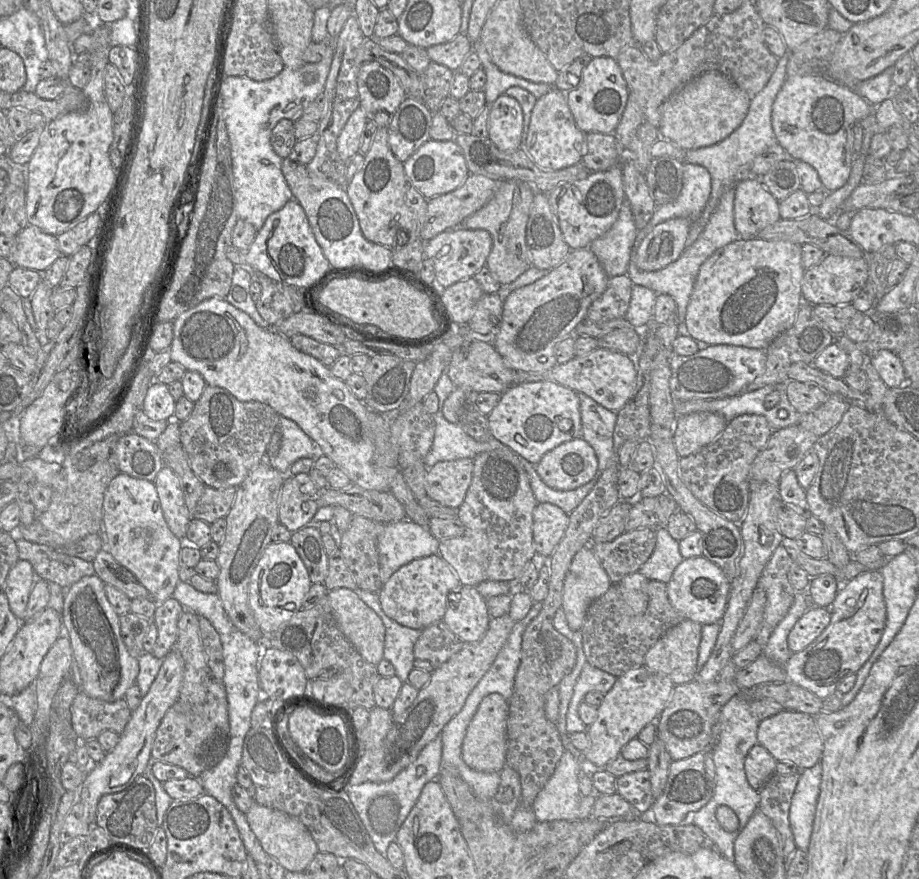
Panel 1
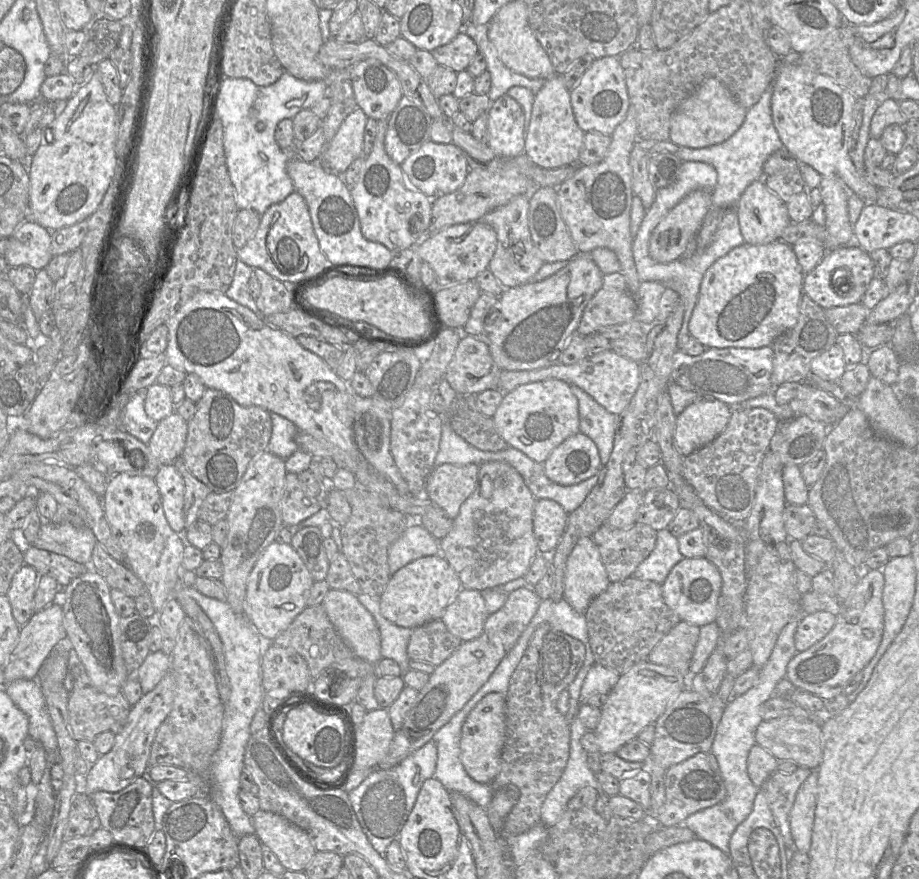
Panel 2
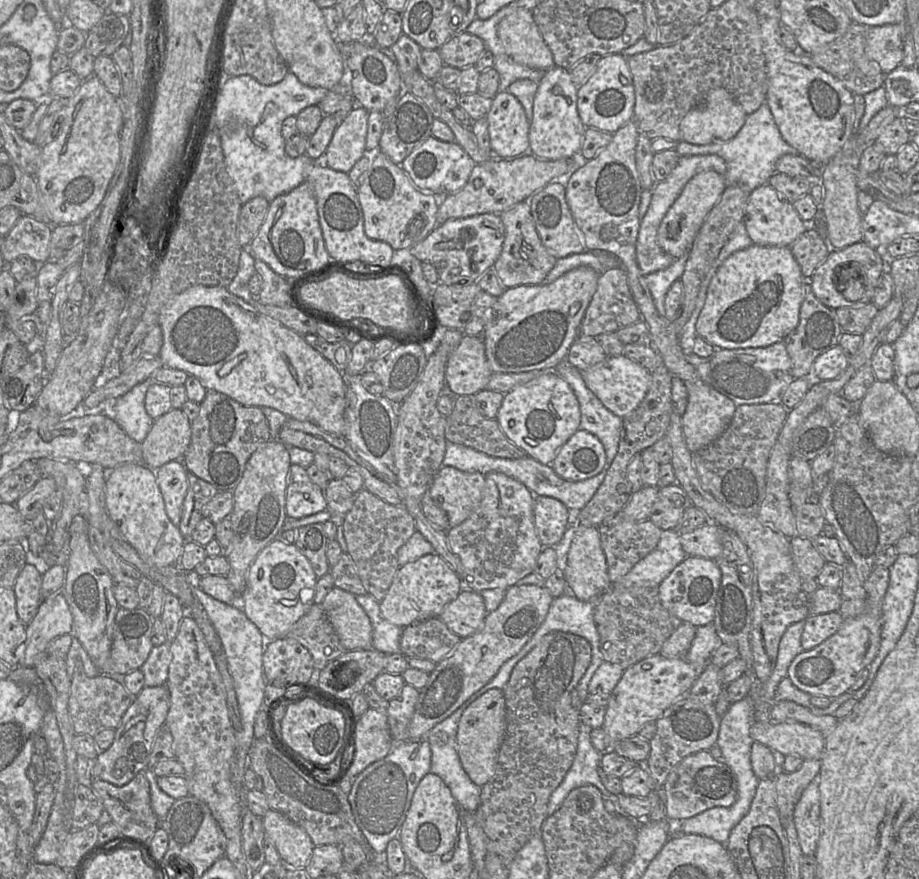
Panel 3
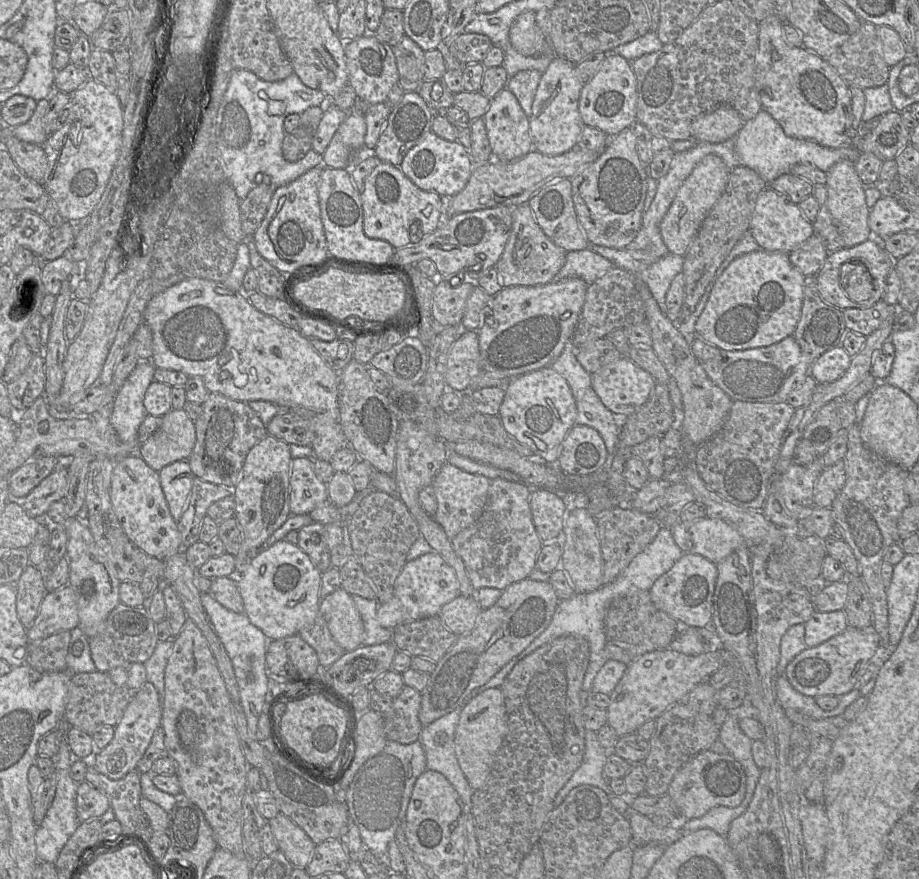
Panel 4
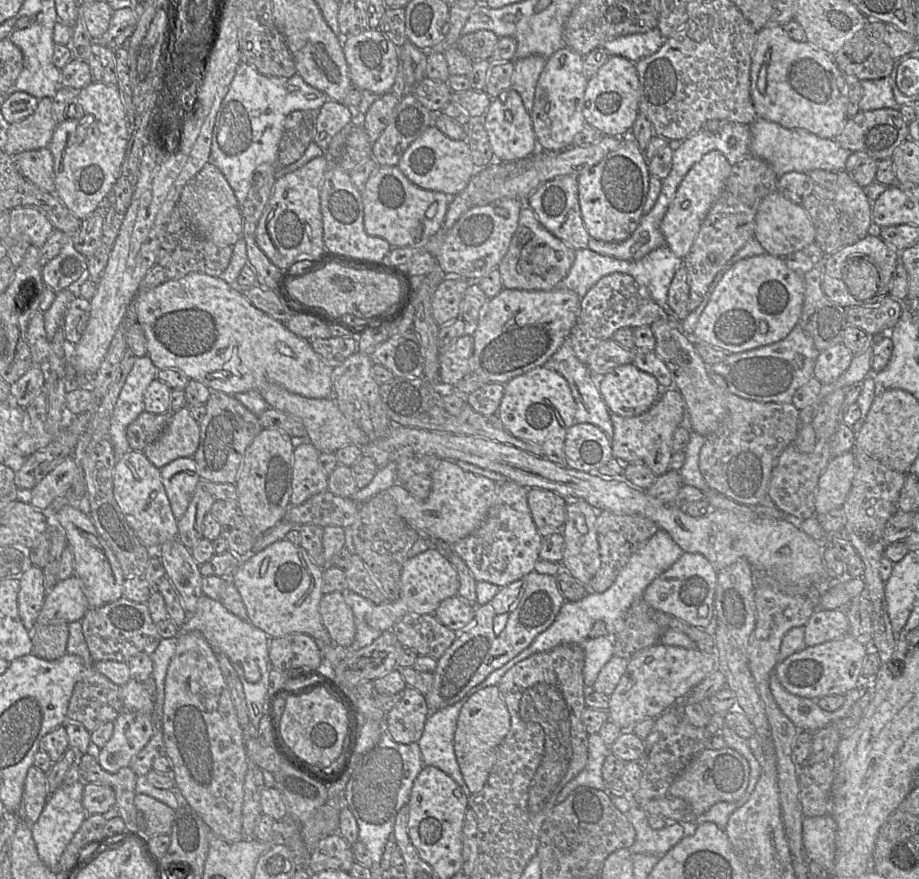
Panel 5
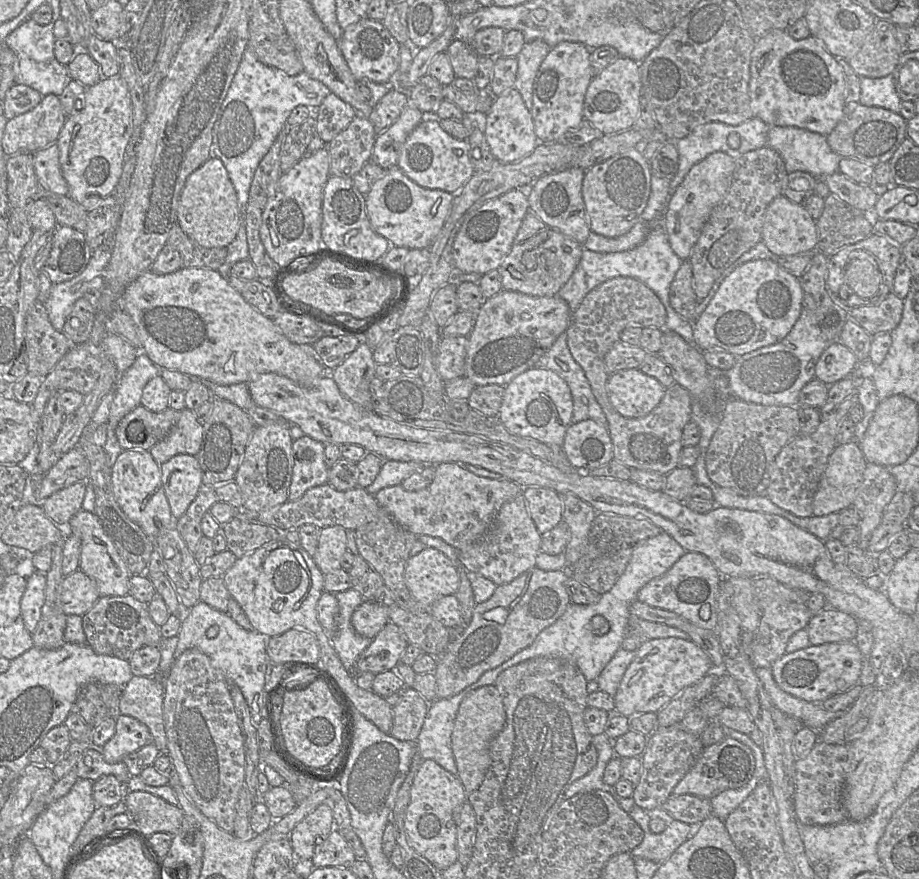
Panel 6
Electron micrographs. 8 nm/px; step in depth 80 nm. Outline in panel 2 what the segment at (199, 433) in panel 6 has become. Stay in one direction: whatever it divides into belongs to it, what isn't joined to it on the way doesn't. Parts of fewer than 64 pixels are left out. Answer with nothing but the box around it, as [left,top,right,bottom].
[147,411,188,465]

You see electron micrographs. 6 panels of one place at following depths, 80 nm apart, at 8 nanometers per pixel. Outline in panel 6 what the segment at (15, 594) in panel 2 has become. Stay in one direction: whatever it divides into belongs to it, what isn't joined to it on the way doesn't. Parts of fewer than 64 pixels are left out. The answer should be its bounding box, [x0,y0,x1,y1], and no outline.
[20,571,46,633]

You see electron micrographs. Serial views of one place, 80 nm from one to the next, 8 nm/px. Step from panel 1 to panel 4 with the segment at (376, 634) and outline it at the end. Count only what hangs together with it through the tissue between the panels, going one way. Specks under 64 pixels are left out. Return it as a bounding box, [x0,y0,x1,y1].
[319,587,364,652]

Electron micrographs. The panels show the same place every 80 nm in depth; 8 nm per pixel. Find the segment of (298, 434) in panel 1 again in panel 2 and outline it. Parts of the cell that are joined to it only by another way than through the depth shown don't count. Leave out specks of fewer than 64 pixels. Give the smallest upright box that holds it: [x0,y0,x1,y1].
[267,412,299,460]

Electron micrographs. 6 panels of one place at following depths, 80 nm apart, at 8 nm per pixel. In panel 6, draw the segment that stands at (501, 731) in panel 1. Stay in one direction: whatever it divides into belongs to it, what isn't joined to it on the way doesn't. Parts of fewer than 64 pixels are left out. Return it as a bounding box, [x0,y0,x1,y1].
[452,685,506,794]

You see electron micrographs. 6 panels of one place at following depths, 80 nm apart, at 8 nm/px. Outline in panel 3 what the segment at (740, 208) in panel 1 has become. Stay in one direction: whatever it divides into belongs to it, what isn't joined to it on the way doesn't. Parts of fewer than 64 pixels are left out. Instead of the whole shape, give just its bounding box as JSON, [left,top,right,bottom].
[743,184,809,247]

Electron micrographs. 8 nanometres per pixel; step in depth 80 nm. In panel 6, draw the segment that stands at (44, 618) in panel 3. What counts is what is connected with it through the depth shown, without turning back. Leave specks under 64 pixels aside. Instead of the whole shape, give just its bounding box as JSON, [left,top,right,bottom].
[58,569,99,616]

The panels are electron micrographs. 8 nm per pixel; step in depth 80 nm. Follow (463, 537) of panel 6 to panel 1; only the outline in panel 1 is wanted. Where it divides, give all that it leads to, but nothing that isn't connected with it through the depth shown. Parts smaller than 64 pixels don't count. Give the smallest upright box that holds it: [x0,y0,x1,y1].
[425,458,473,508]

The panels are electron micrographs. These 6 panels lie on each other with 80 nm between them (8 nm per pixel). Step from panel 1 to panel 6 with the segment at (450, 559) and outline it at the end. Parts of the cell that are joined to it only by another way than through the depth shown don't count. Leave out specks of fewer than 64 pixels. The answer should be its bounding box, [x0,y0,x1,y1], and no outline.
[458,494,542,586]

